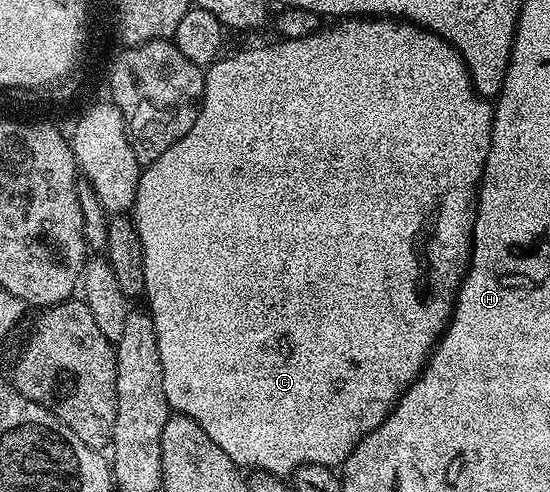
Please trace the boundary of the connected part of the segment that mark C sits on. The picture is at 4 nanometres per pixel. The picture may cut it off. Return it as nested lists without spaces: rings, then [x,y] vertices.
[[[351,16],[335,21],[330,27],[318,29],[314,34],[306,35],[302,39],[282,38],[275,41],[271,46],[254,46],[251,50],[242,50],[231,58],[219,57],[218,61],[205,71],[206,83],[201,104],[204,108],[204,120],[196,127],[196,132],[188,136],[188,140],[184,140],[176,152],[172,152],[168,160],[151,162],[139,173],[132,221],[144,252],[144,302],[147,302],[145,305],[148,307],[150,319],[154,321],[156,344],[160,348],[160,364],[164,368],[164,396],[168,396],[171,411],[196,420],[196,424],[200,424],[200,428],[208,432],[208,440],[220,447],[227,454],[228,460],[235,462],[239,468],[250,472],[262,471],[277,476],[290,476],[298,467],[308,464],[341,467],[347,456],[356,448],[356,444],[360,444],[360,440],[368,436],[368,432],[372,432],[386,420],[399,396],[418,379],[435,344],[445,334],[446,325],[450,322],[450,313],[454,310],[458,286],[466,273],[466,267],[470,264],[474,215],[478,213],[478,188],[482,181],[482,169],[490,151],[494,107],[474,90],[468,68],[456,52],[456,48],[445,42],[440,35],[423,30],[413,22],[395,20],[389,16]]]

